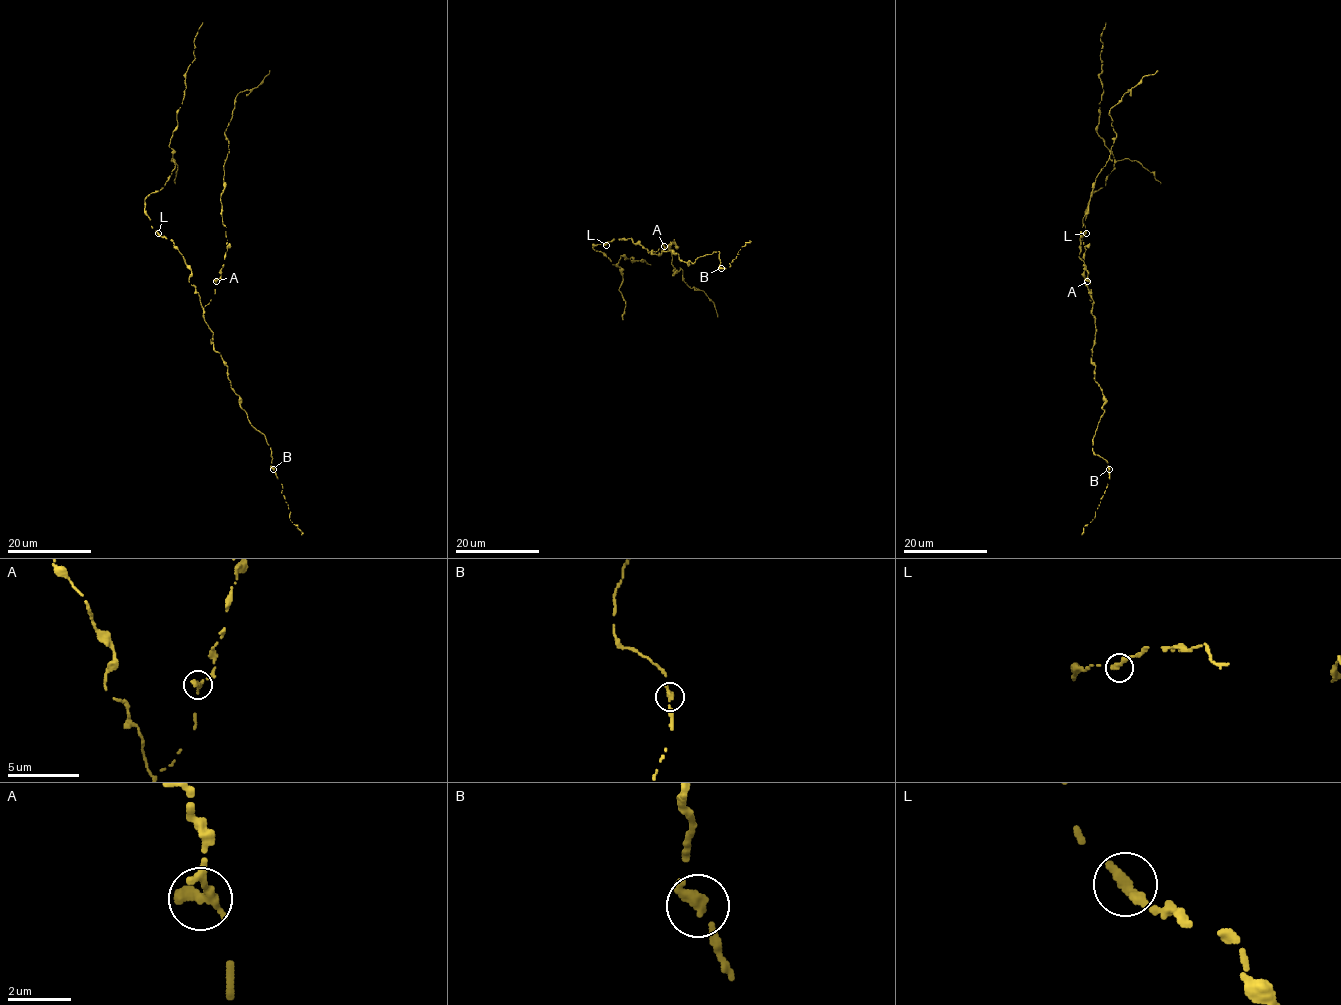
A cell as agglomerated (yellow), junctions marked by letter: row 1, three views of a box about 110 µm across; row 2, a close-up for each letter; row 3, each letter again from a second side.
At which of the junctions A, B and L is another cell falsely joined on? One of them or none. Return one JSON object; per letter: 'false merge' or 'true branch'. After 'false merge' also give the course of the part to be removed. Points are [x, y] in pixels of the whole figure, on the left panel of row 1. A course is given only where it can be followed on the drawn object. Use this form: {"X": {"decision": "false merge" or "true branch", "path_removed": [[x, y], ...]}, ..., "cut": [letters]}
{"A": {"decision": "true branch"}, "B": {"decision": "true branch"}, "L": {"decision": "true branch"}, "cut": []}

